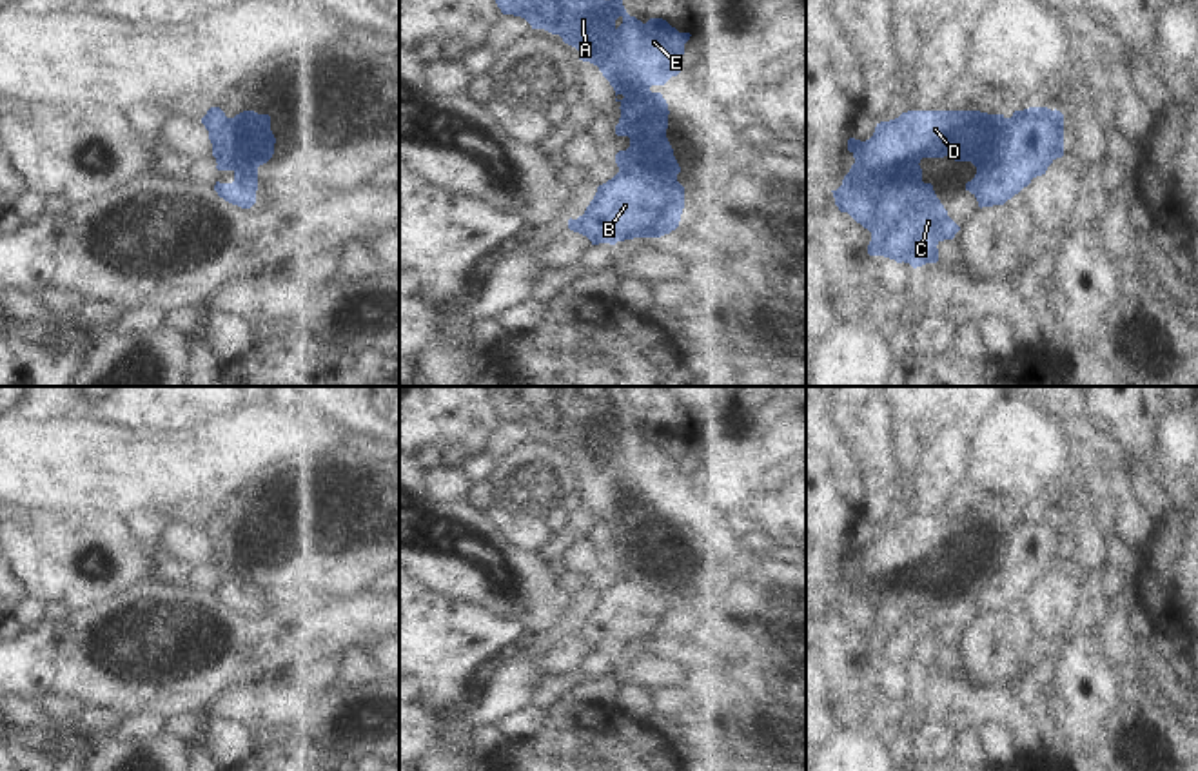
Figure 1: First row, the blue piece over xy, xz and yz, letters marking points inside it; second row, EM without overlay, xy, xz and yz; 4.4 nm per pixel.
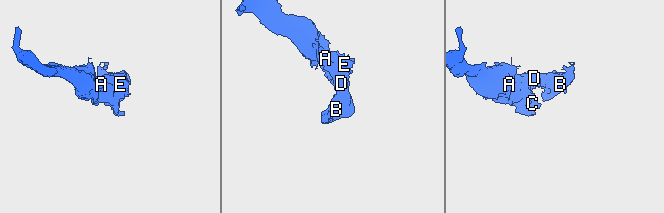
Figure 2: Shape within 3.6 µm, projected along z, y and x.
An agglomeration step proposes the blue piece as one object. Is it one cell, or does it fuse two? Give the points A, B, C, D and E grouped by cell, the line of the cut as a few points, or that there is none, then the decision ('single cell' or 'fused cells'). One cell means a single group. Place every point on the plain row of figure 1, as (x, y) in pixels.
A C D E / B | yz (1008, 525), (999, 536), (1002, 554), (988, 566), (973, 570) | fused cells

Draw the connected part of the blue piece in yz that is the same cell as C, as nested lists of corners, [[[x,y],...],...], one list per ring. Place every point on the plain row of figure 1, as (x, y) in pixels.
[[[908,517],[902,519],[898,524],[889,526],[889,528],[880,528],[875,533],[875,539],[869,546],[860,548],[855,544],[848,546],[848,557],[853,561],[855,570],[851,571],[849,579],[844,582],[842,591],[833,599],[835,611],[839,613],[840,619],[848,619],[857,629],[860,629],[864,635],[871,639],[871,648],[868,651],[868,660],[869,662],[884,662],[889,666],[895,666],[897,669],[909,669],[913,675],[922,673],[926,669],[937,669],[938,668],[938,655],[937,651],[944,646],[953,646],[955,640],[960,637],[960,633],[948,622],[948,617],[937,604],[933,591],[922,588],[922,575],[920,575],[920,566],[922,564],[944,564],[949,562],[955,568],[989,568],[993,557],[1002,557],[1004,548],[1002,548],[1002,539],[998,537],[1006,530],[1004,521],[987,521],[980,517]]]

